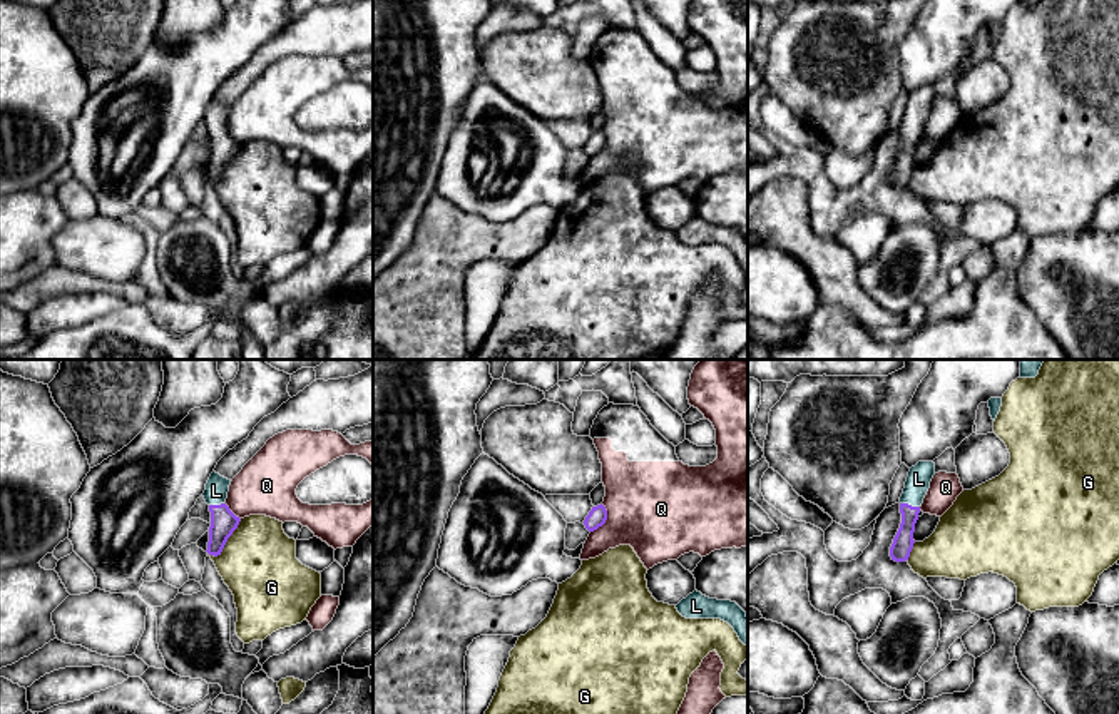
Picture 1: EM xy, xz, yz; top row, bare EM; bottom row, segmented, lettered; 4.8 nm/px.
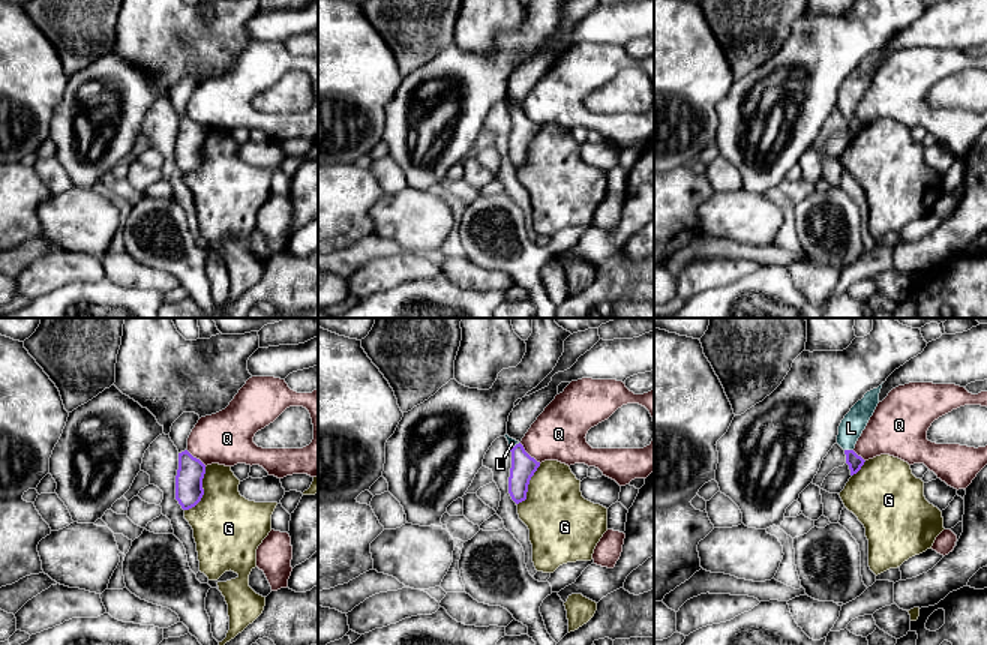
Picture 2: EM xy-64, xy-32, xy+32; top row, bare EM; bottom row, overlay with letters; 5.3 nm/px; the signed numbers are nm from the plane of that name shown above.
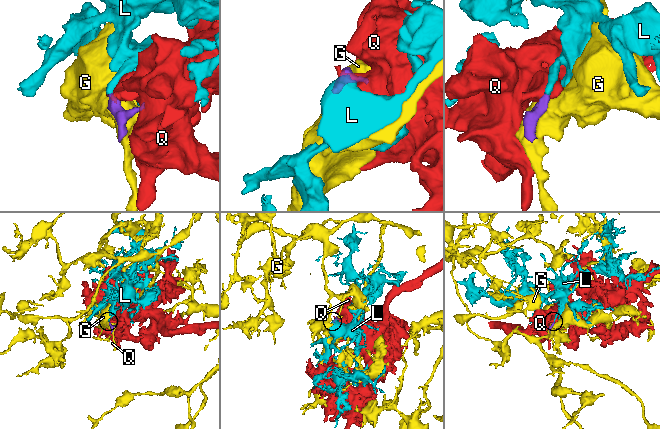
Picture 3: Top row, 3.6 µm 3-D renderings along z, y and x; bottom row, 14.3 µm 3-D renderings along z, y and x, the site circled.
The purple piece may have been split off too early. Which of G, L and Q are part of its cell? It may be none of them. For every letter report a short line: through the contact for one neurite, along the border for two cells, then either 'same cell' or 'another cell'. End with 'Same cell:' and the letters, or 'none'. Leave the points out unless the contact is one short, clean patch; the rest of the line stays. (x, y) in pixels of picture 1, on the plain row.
G: another cell
L: yz (902, 171), (910, 131), (919, 104) | same cell
Q: xz (602, 129), (606, 146), (591, 158) | another cell
Same cell: L

